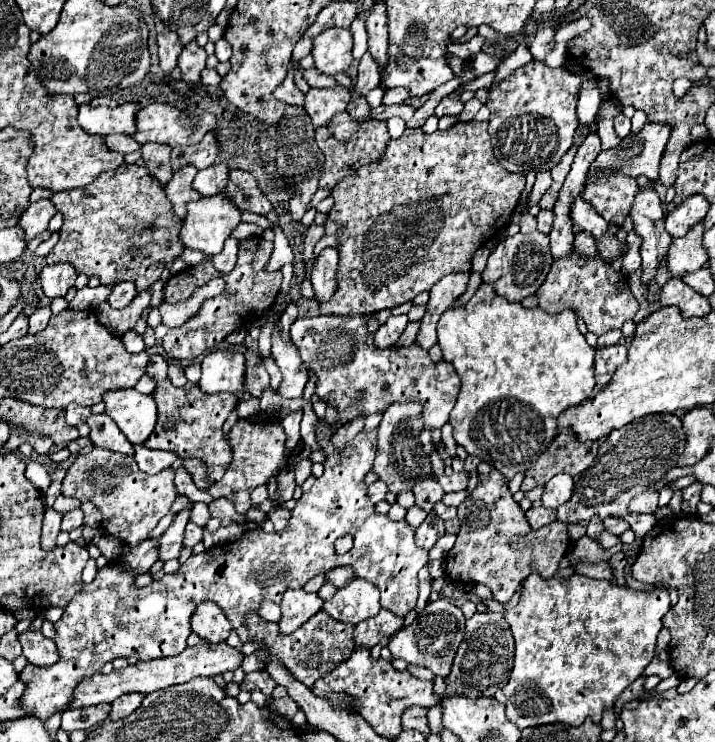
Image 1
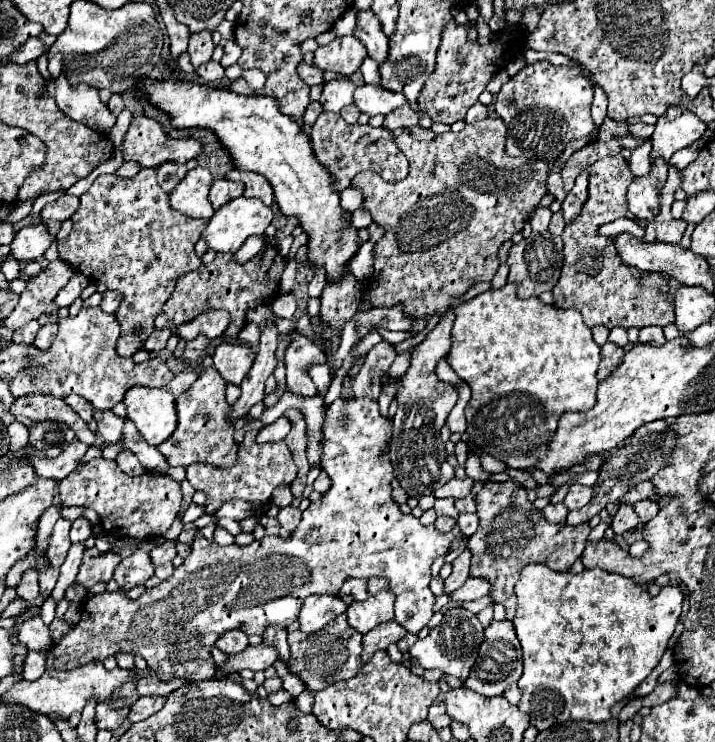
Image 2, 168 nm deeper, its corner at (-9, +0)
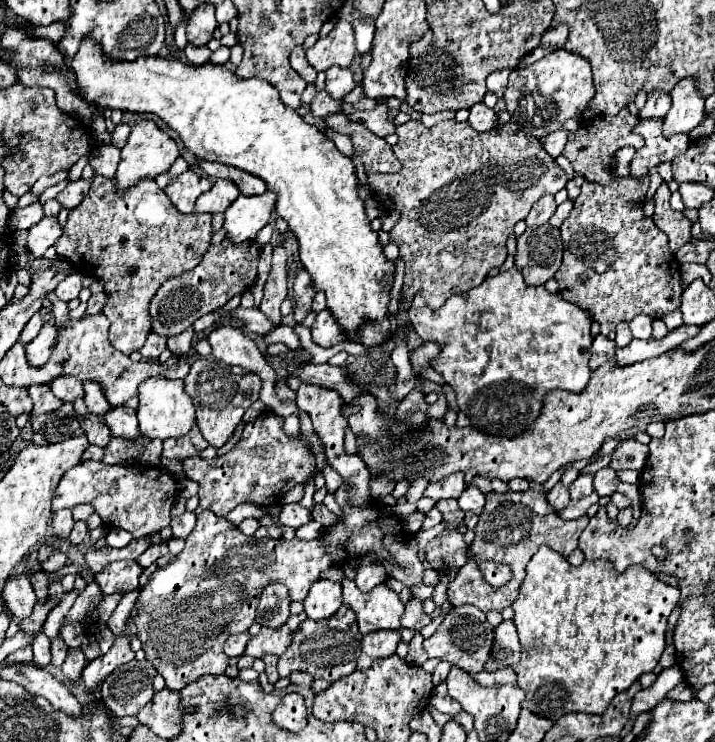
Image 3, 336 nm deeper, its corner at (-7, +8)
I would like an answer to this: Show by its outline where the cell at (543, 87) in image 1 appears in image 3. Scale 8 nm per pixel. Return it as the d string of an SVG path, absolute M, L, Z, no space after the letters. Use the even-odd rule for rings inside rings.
M566 49L554 51L540 61L526 65L522 69L512 69L508 87L504 91L504 103L510 113L510 123L518 125L518 129L526 137L546 137L552 131L562 129L566 119L580 117L590 101L594 99L594 85L590 63Z

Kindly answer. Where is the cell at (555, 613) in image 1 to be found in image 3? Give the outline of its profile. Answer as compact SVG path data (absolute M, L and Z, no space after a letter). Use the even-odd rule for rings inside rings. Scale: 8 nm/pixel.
M542 545L530 559L528 567L526 567L526 579L522 581L520 589L518 589L518 599L512 603L512 609L514 609L514 623L516 623L516 629L518 629L518 635L520 635L520 643L522 646L522 659L518 663L518 667L514 667L516 675L518 675L518 685L520 689L524 689L526 693L526 699L522 701L522 707L524 709L530 709L532 713L540 715L540 717L546 717L546 719L552 719L556 721L558 717L566 715L566 713L572 713L572 711L578 711L578 713L594 713L594 715L602 715L606 711L606 707L610 705L610 701L614 699L616 693L628 689L634 681L640 679L640 675L644 673L650 673L654 671L654 667L658 665L658 659L662 655L662 649L664 649L664 633L668 629L668 617L670 613L674 611L674 607L678 605L678 599L680 599L680 591L678 587L672 587L664 581L660 581L654 573L638 567L638 565L632 565L628 567L626 571L618 573L614 571L614 567L610 565L610 561L606 559L596 559L596 561L584 561L582 565L578 567L572 567L564 555L552 551L550 547Z

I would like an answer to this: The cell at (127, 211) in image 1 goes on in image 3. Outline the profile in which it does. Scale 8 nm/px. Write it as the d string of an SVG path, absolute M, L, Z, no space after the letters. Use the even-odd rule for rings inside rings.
M96 175L90 187L90 193L82 199L78 207L74 207L68 215L68 221L64 225L62 237L54 243L60 257L68 259L76 271L92 275L96 279L104 281L104 291L110 293L110 301L102 309L102 313L110 319L110 343L114 349L122 351L124 355L130 355L132 351L140 351L150 329L150 301L158 287L192 269L198 265L206 249L210 247L210 213L190 213L182 215L172 201L166 197L166 193L156 185L154 179L140 179L134 187L126 189L126 193L120 193L114 187L114 179Z

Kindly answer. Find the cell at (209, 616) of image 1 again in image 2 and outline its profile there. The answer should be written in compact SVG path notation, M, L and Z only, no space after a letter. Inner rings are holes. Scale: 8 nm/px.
M238 629L236 631L228 631L218 639L216 647L226 655L234 655L234 653L240 653L240 651L244 651L248 647L248 637Z

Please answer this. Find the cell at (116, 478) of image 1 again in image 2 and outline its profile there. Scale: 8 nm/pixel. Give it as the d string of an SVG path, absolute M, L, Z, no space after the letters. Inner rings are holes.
M92 459L70 473L58 485L62 507L90 507L100 515L100 523L108 535L132 537L132 539L152 539L164 535L176 513L180 509L182 493L180 483L168 475L144 473L140 477L130 477L118 469L116 461Z

